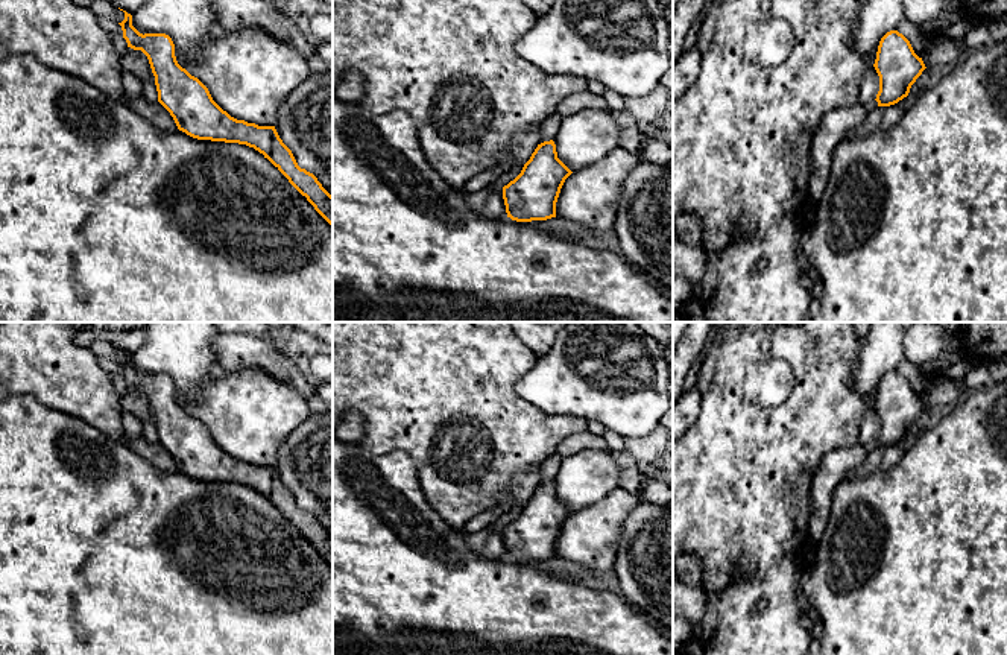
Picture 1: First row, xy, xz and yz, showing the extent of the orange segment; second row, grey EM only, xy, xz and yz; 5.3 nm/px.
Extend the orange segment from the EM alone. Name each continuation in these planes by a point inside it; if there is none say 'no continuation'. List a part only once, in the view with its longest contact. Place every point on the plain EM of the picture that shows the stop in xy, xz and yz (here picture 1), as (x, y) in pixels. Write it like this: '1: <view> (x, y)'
no continuation

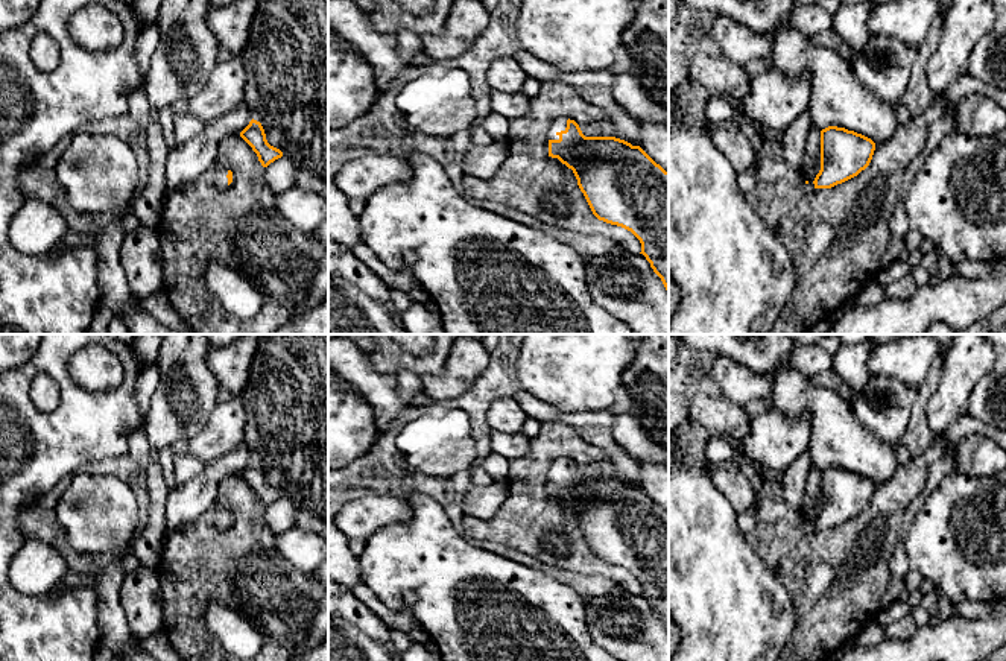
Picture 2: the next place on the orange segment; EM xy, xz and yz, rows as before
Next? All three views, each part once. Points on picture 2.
1: xz (558, 465)

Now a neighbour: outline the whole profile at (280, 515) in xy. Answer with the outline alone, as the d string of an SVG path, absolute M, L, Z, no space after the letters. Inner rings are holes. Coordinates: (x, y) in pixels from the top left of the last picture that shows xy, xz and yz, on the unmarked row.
M281 497L264 508L264 521L277 535L295 527L299 508L287 497Z

